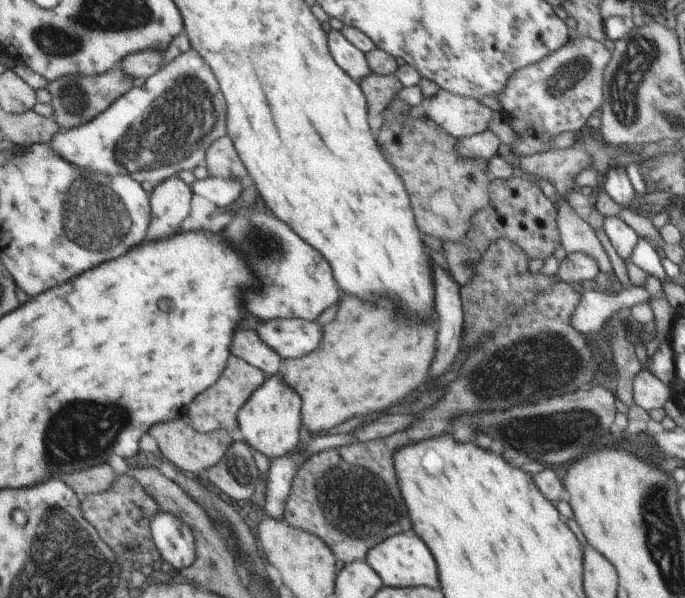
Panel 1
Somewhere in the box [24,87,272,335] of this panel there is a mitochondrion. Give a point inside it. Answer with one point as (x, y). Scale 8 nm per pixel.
(99, 210)

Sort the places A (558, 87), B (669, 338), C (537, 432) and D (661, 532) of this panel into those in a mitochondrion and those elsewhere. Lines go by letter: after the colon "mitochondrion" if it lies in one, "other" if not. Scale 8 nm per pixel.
A: mitochondrion
B: other
C: mitochondrion
D: mitochondrion

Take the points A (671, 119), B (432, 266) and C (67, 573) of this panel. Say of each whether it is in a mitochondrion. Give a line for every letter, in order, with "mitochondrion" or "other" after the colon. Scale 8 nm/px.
A: mitochondrion
B: other
C: mitochondrion

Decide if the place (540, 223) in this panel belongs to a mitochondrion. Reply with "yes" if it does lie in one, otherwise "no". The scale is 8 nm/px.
no

